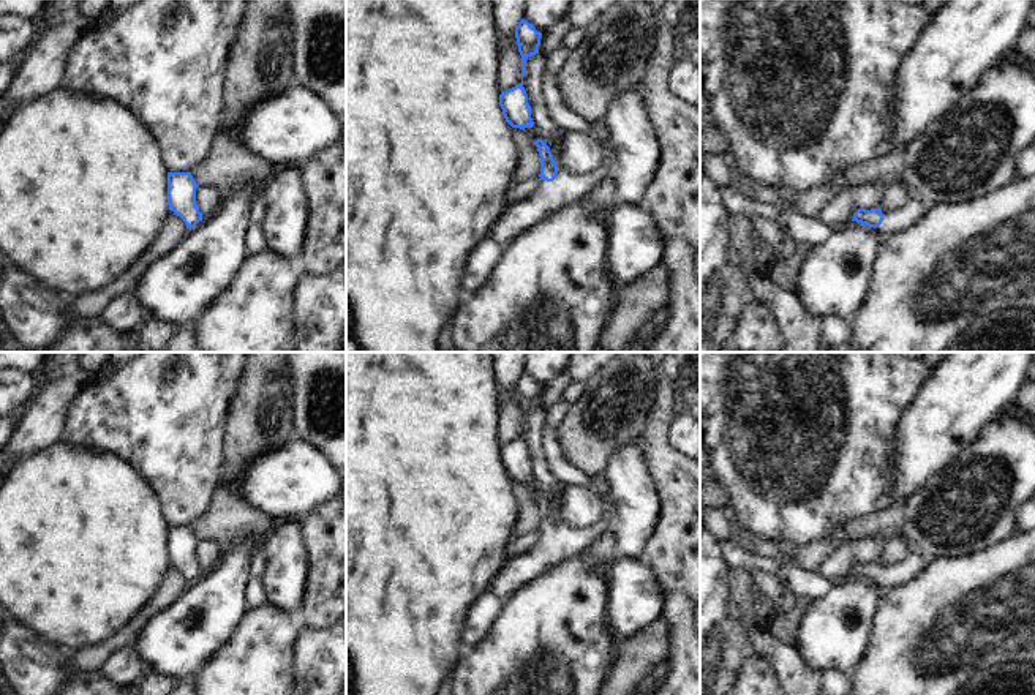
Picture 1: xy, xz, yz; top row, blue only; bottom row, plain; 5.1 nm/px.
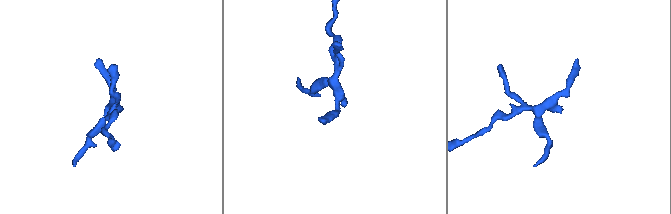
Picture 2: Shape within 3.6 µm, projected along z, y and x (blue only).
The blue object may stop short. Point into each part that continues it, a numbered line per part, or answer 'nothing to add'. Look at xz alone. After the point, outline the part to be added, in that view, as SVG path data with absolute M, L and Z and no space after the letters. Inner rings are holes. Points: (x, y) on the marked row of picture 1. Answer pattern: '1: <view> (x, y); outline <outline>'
1: xz (566, 188); outline M591 123L591 133L602 145L602 160L596 171L583 175L572 175L558 171L553 182L540 180L539 186L528 196L506 205L491 223L487 237L495 243L507 243L515 235L536 224L563 205L580 201L594 190L616 164L616 156L610 147L607 130L600 123Z

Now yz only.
1: yz (896, 220); outline M912 197L909 202L901 205L899 208L885 210L883 221L880 226L875 227L875 231L882 237L888 237L891 234L898 234L913 224L916 220L920 220L926 212L929 205L923 204L921 201Z

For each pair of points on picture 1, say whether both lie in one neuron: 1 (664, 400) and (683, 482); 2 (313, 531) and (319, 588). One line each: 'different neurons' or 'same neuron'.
1: same neuron
2: same neuron

